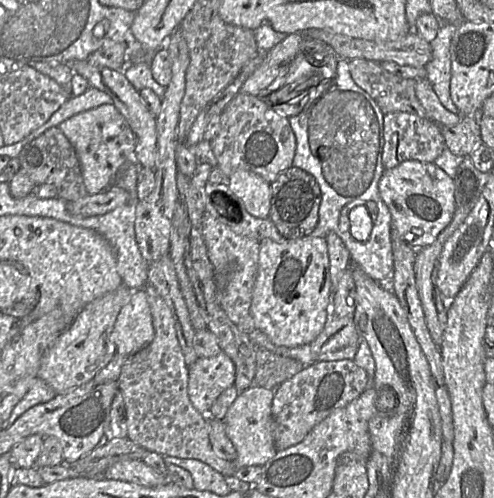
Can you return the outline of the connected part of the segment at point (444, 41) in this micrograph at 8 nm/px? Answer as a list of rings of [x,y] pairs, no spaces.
[[[442,23],[437,36],[431,42],[432,57],[425,66],[427,79],[445,108],[458,113],[450,95],[451,57],[450,46],[458,24]]]

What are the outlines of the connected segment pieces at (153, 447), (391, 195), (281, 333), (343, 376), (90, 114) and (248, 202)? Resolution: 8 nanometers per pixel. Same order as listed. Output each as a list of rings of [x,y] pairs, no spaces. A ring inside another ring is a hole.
[[[154,286],[145,288],[155,338],[139,352],[126,357],[117,379],[125,403],[127,438],[162,456],[200,460],[225,477],[234,474],[233,462],[220,458],[210,442],[208,415],[198,412],[188,395],[189,367],[179,344],[170,308]]]
[[[407,160],[400,163],[398,166],[386,169],[381,176],[378,184],[379,193],[383,201],[388,206],[392,216],[392,228],[396,229],[401,235],[401,238],[413,249],[421,249],[425,246],[432,244],[437,236],[445,229],[445,227],[451,222],[455,211],[455,182],[443,169],[438,167],[434,162],[421,162],[418,160]]]
[[[308,235],[300,238],[285,238],[283,241],[274,241],[272,239],[263,239],[260,241],[258,273],[254,285],[251,315],[255,328],[265,333],[269,339],[277,346],[298,347],[312,343],[323,331],[326,321],[331,313],[332,301],[332,281],[330,273],[330,261],[326,239],[314,235]]]
[[[354,360],[318,361],[303,367],[274,390],[272,419],[277,451],[300,443],[321,421],[357,399],[366,389],[367,373]]]
[[[113,103],[81,112],[62,122],[58,127],[76,150],[89,195],[108,189],[123,167],[134,159],[136,146],[134,132]]]
[[[237,170],[228,176],[228,185],[251,215],[268,218],[271,208],[271,183],[253,172]]]

